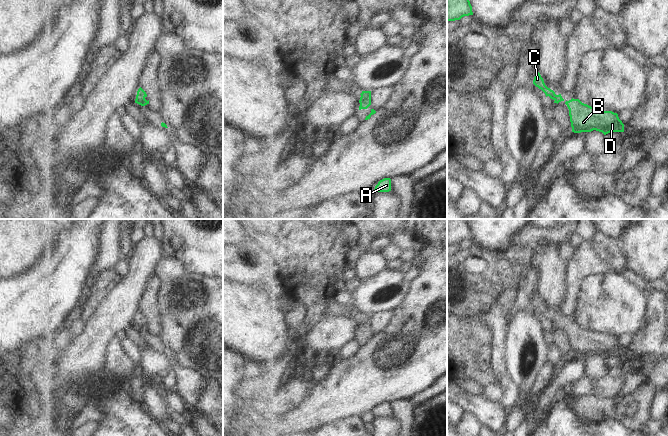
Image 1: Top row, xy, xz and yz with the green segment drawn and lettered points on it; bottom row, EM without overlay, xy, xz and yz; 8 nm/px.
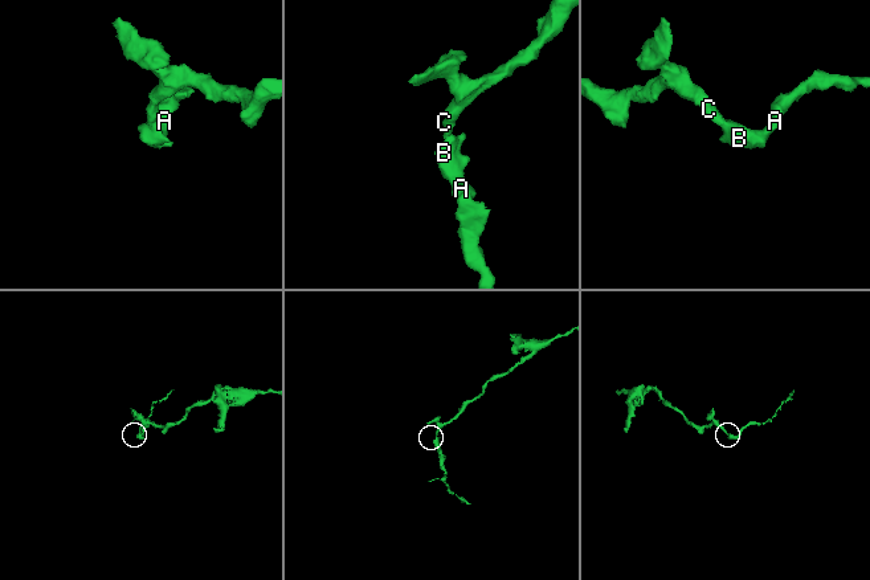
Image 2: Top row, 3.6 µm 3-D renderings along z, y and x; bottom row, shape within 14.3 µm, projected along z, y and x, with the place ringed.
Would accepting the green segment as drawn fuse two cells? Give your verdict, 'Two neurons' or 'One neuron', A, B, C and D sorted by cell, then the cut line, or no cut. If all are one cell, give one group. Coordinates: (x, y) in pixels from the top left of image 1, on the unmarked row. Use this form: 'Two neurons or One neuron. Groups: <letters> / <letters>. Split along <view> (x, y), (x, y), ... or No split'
One neuron. Groups: A B C D. No split.

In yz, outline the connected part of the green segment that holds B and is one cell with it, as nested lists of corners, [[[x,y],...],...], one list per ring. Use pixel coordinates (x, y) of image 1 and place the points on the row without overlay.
[[[571,323],[565,328],[569,333],[572,356],[602,356],[604,359],[610,356],[624,356],[624,348],[618,338],[612,335],[595,333],[582,327],[579,323]]]

